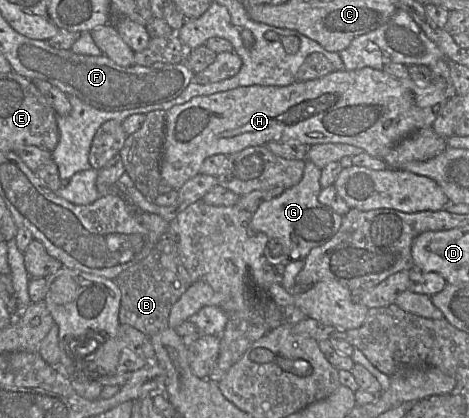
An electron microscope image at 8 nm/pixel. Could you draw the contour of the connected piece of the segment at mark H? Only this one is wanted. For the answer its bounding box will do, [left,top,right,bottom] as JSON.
[161,67,447,190]

